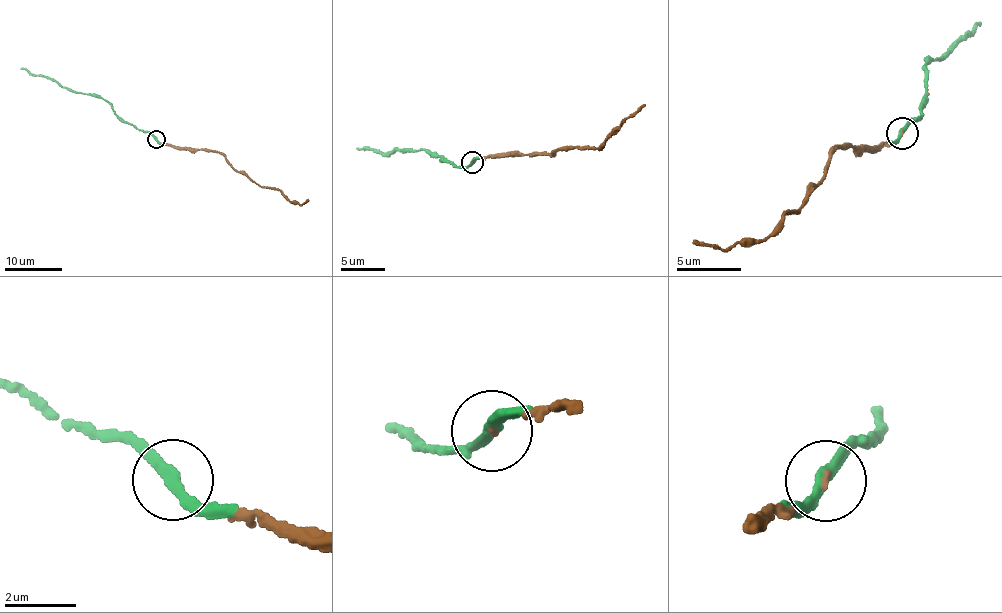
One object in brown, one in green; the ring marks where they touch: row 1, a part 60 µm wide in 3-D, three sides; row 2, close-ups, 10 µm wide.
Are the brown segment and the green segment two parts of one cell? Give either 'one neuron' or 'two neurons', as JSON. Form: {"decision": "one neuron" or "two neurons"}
{"decision": "one neuron"}

